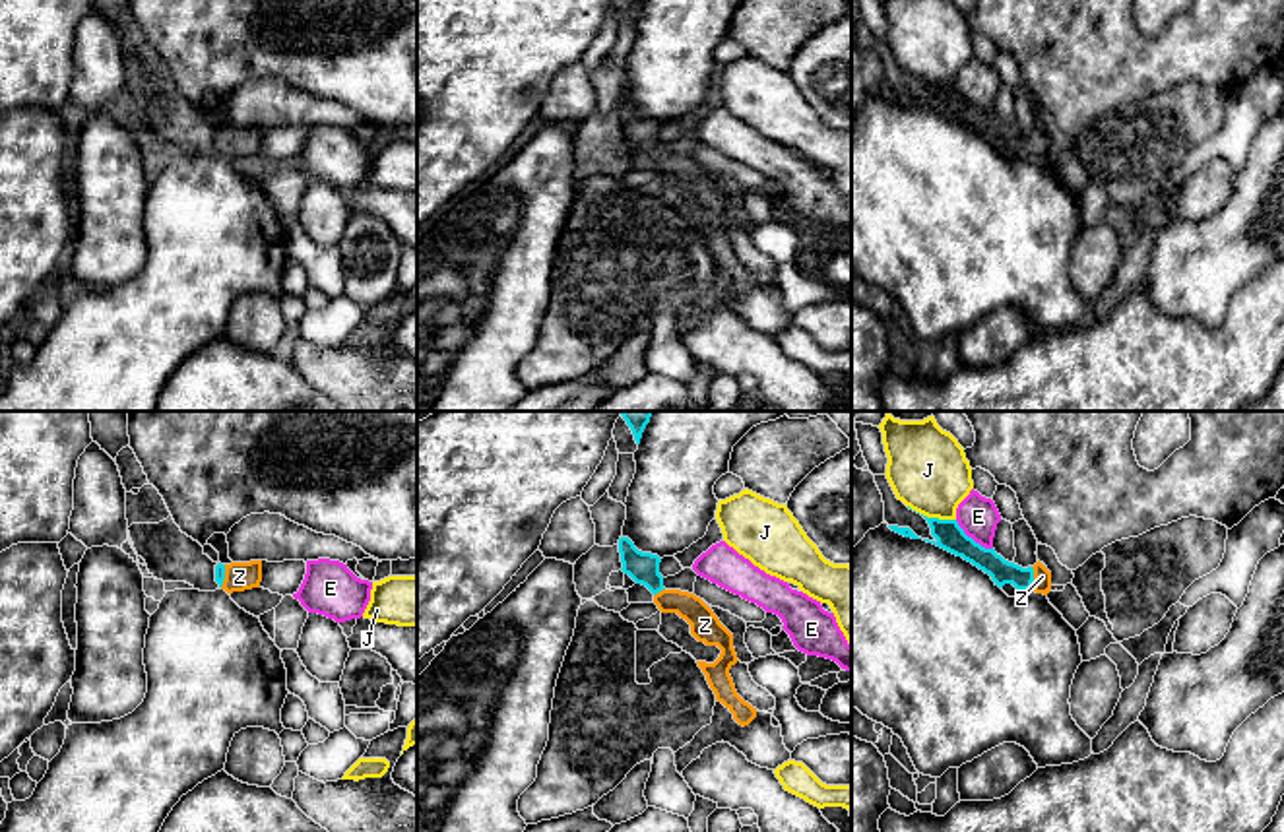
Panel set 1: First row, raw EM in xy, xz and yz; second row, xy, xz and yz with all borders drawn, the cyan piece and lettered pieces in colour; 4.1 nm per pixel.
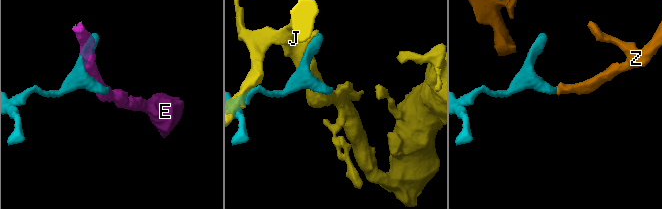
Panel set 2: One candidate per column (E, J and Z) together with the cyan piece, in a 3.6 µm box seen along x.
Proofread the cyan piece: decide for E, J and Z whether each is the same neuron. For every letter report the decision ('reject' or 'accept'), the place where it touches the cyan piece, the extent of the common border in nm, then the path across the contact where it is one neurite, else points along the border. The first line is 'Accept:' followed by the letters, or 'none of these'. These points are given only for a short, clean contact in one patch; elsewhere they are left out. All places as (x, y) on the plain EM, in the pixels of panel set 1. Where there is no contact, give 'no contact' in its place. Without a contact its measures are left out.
Accept: Z
E: reject; meets cyan in yz at (970, 103); contact 200 nm long
J: reject; meets cyan in yz at (931, 84); contact 220 nm long
Z: accept; meets cyan in yz at (1032, 144); contact 100 nm long; runs through yz (1001, 136), (1032, 144), (1042, 142)

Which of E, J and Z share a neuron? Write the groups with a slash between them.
E / J / Z

